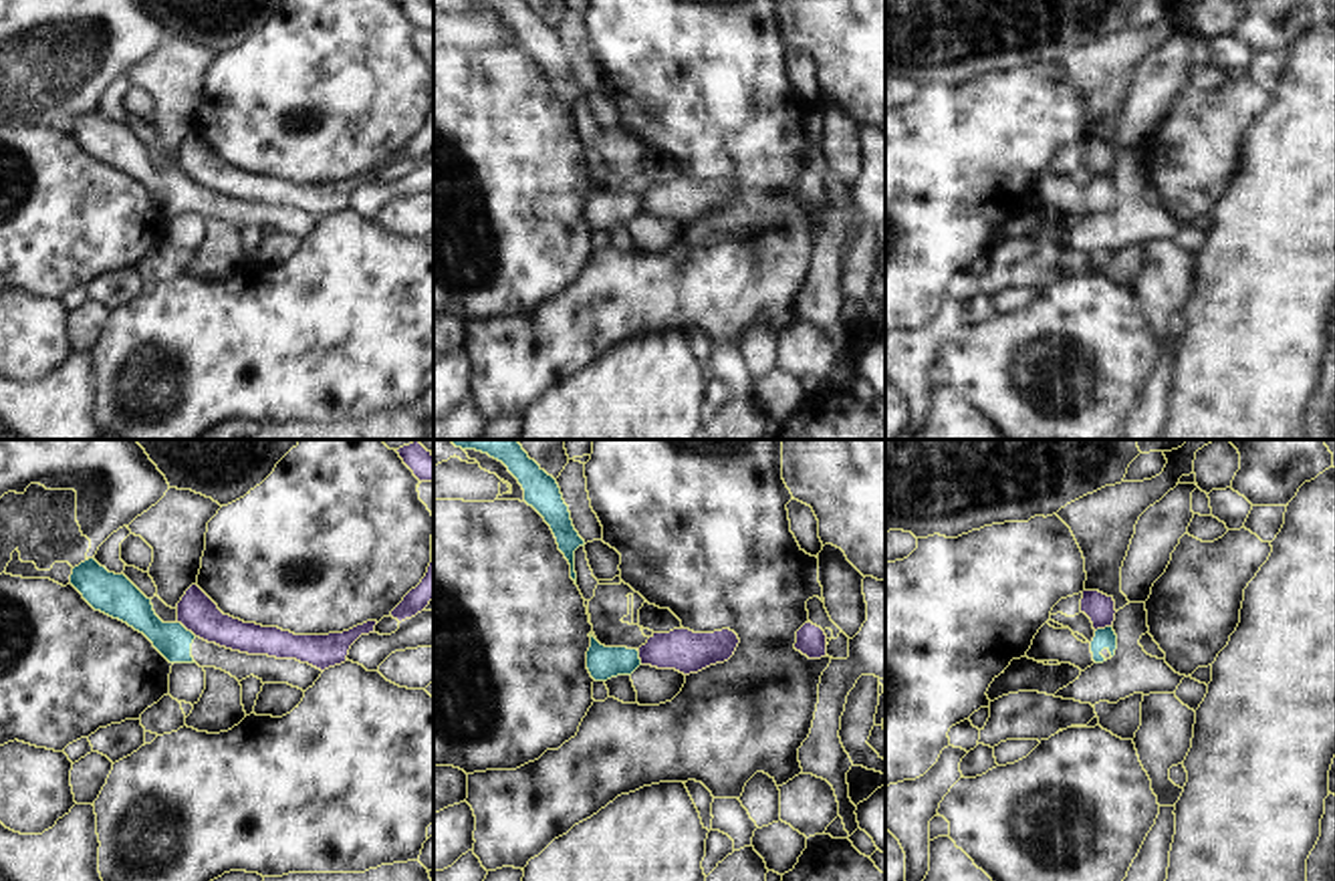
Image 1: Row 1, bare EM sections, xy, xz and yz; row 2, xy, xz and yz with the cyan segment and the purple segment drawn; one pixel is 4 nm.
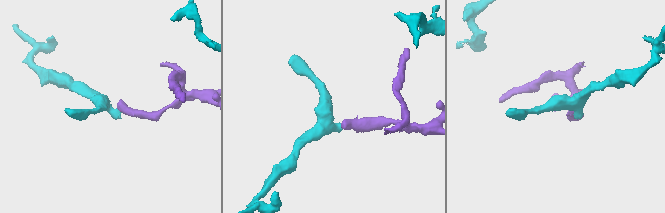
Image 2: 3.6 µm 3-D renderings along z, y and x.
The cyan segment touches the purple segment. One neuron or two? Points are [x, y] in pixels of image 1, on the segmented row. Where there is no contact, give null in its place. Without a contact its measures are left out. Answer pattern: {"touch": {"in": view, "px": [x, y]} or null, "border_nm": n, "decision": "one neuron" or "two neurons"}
{"touch": {"in": "xy", "px": [186, 630]}, "border_nm": 100, "decision": "two neurons"}

